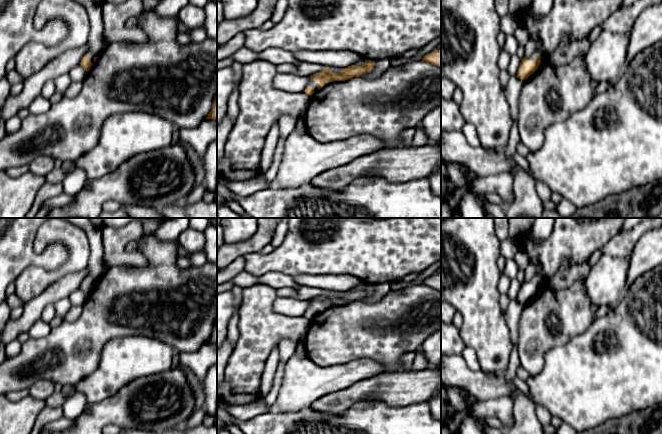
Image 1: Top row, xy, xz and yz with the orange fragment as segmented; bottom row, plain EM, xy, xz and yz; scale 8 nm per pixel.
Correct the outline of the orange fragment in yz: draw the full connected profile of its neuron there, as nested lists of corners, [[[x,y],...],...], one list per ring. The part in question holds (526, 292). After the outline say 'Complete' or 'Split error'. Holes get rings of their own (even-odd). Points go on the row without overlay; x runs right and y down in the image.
[[[536,280],[534,286],[529,286],[526,281],[522,282],[516,301],[525,304],[533,298],[541,287],[540,281]]]. Complete

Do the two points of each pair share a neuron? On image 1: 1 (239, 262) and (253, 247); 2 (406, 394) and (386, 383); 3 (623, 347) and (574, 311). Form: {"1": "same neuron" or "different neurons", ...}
{"1": "different neurons", "2": "same neuron", "3": "different neurons"}

